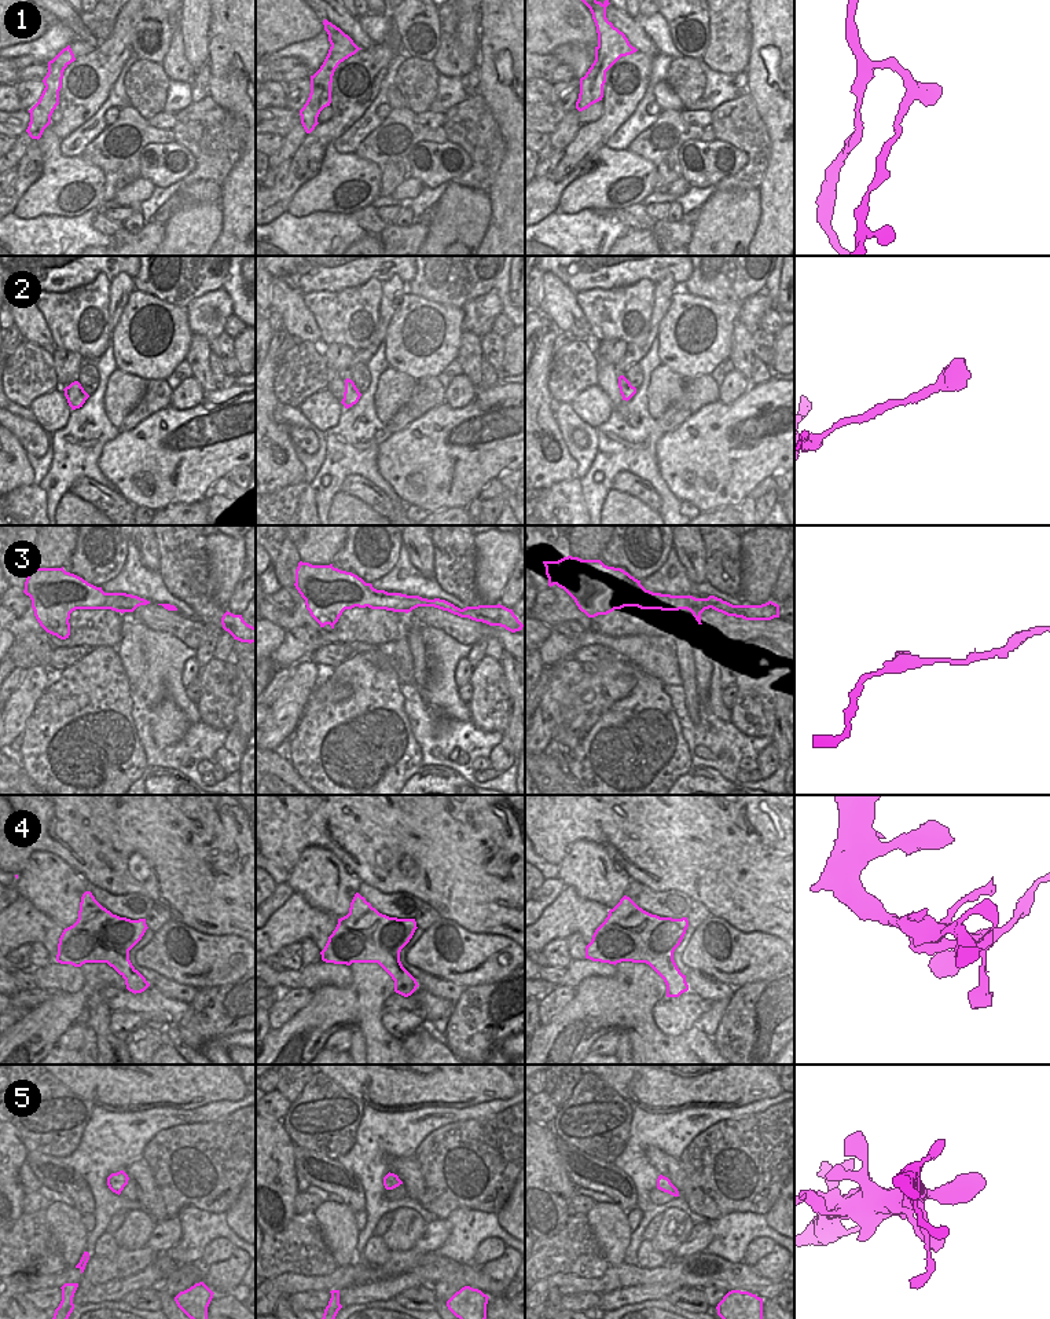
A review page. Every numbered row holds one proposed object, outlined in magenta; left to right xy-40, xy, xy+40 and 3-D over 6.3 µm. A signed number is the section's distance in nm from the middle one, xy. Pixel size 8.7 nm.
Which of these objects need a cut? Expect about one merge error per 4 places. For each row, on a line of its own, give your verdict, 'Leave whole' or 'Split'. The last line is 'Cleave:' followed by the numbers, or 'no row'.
1: Split
2: Leave whole
3: Leave whole
4: Split
5: Leave whole
Cleave: 1, 4

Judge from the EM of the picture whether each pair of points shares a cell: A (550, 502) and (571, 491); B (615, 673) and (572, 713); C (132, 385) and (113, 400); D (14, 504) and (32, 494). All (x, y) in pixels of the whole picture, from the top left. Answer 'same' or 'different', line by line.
A: same
B: same
C: same
D: same

